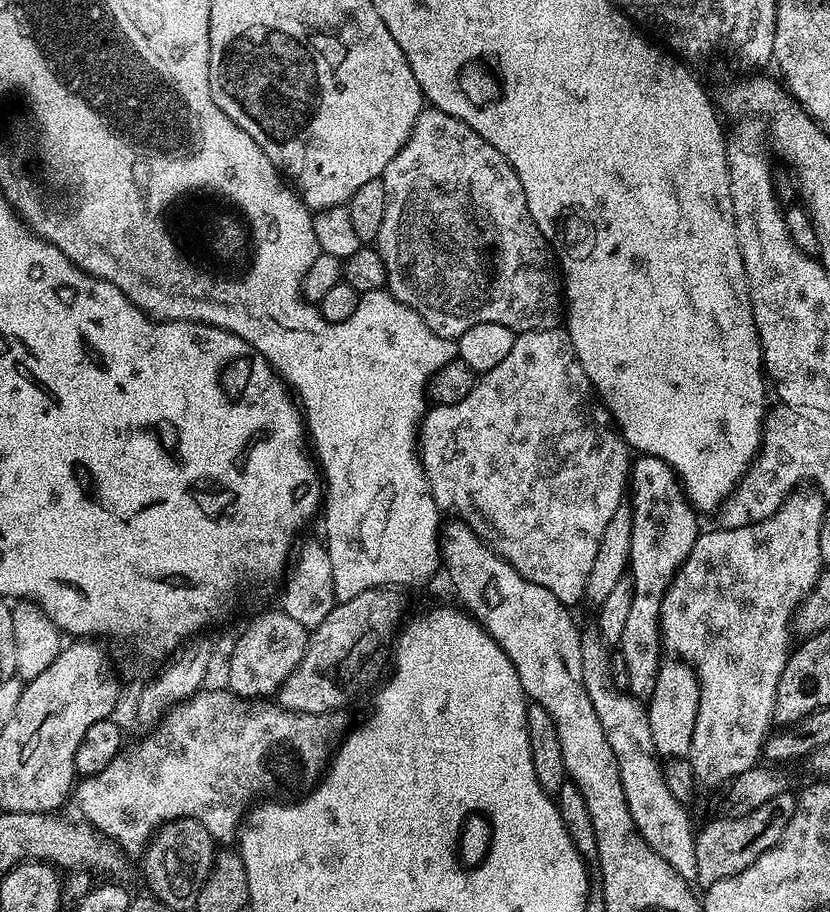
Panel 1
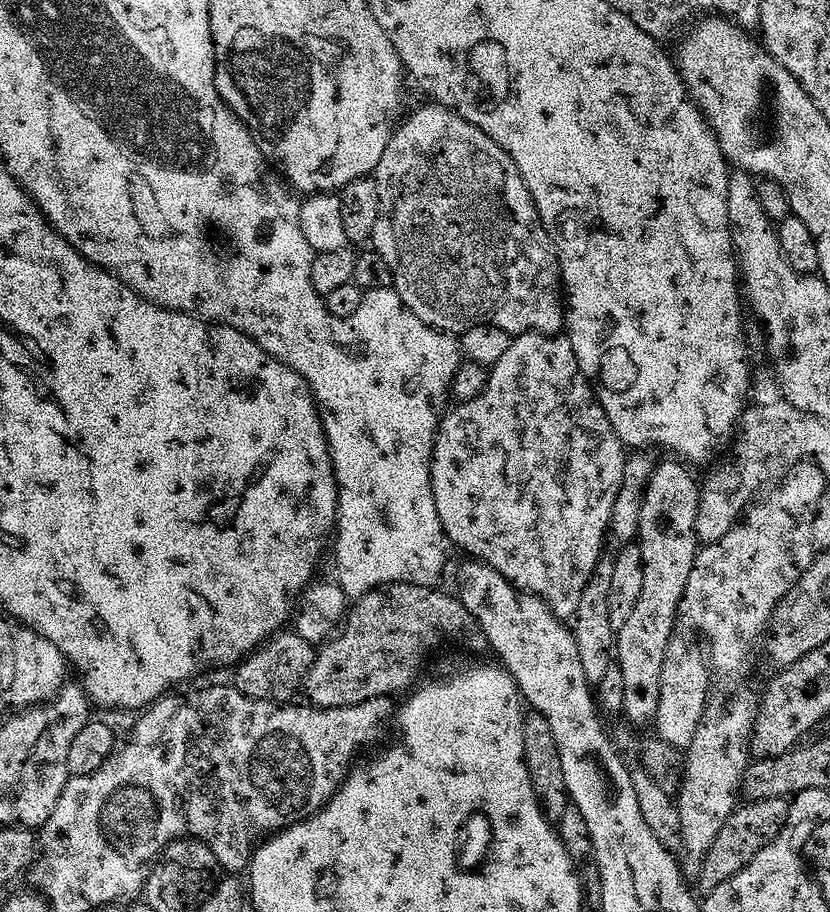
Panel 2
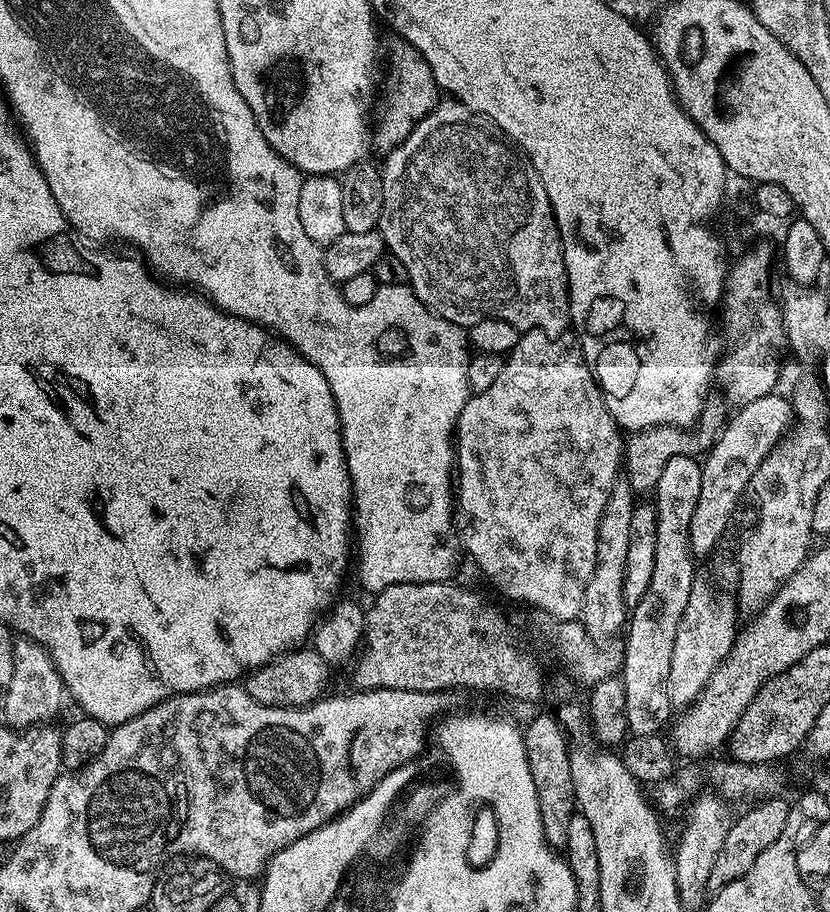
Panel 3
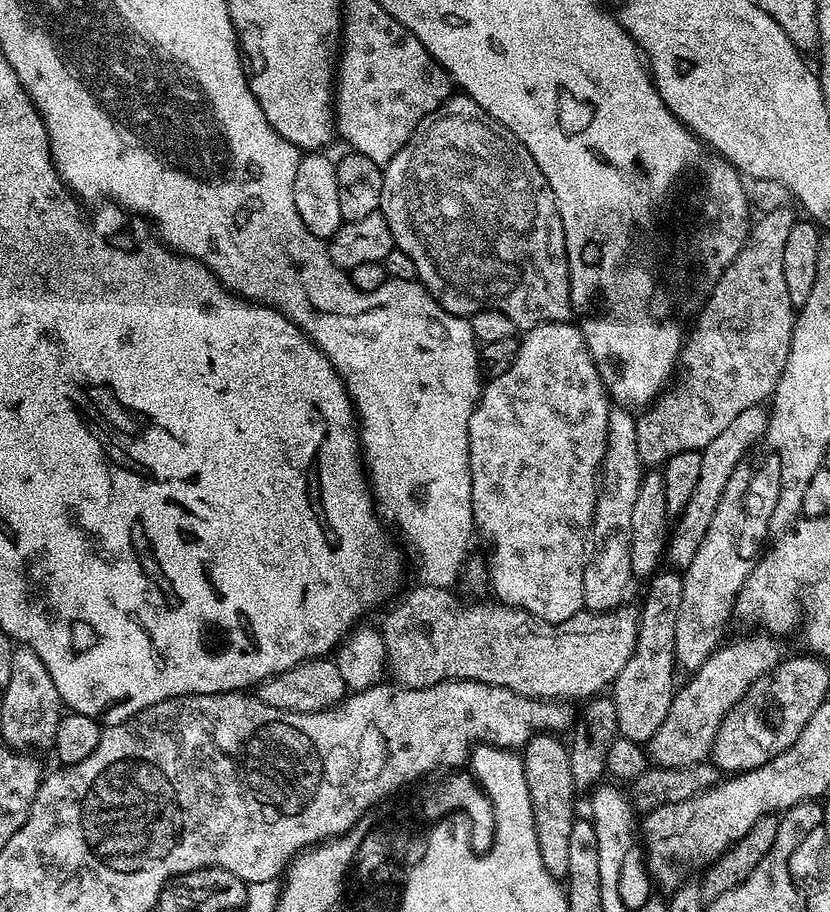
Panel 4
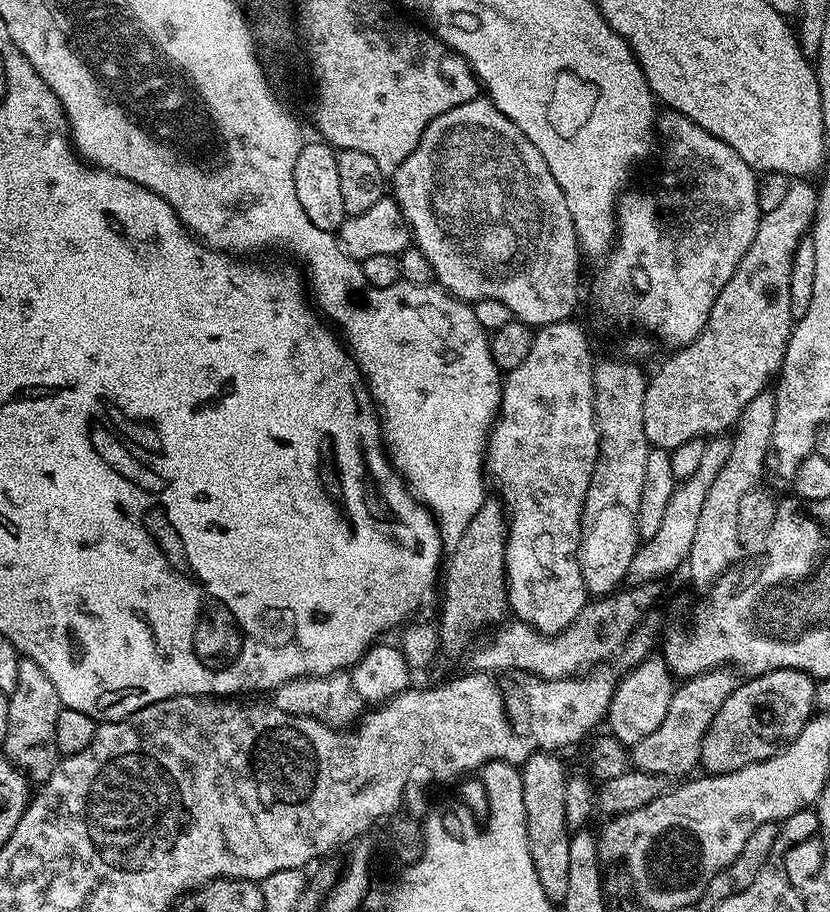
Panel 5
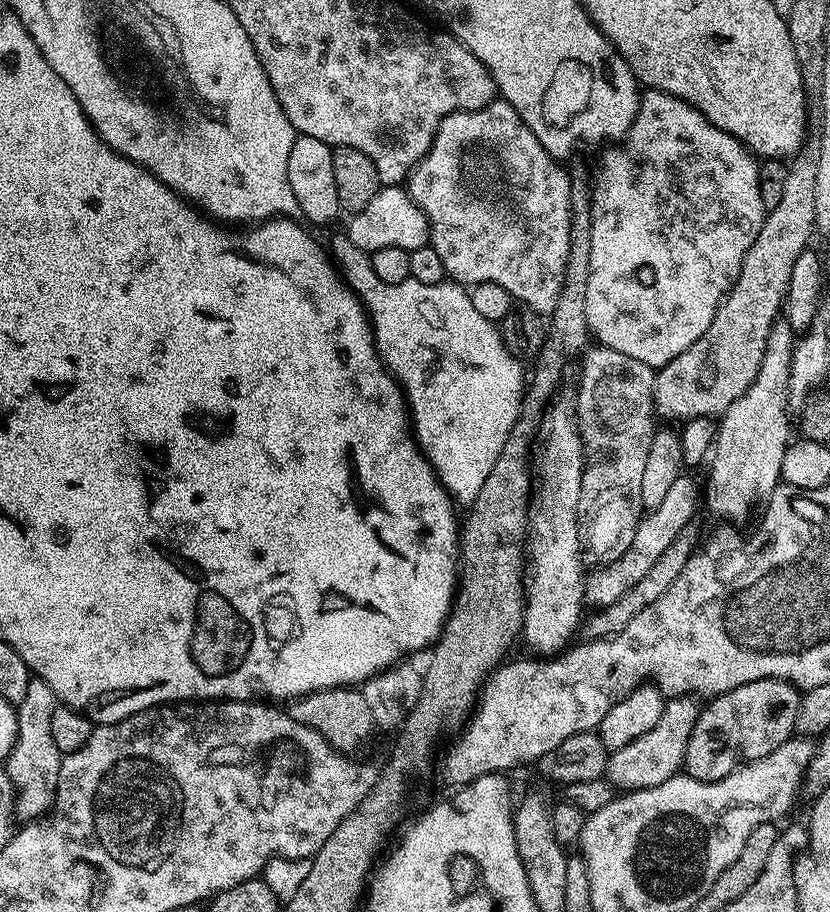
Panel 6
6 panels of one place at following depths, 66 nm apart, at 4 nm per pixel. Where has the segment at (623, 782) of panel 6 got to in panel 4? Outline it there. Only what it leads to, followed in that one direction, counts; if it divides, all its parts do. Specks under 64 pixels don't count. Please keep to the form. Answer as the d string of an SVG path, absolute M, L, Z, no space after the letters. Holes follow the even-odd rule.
M768 634L744 636L733 644L725 643L711 652L706 662L695 669L686 684L675 689L666 719L652 735L646 751L653 765L662 768L693 767L707 761L720 724L744 694L782 659L779 639ZM728 644L728 645L727 645Z

